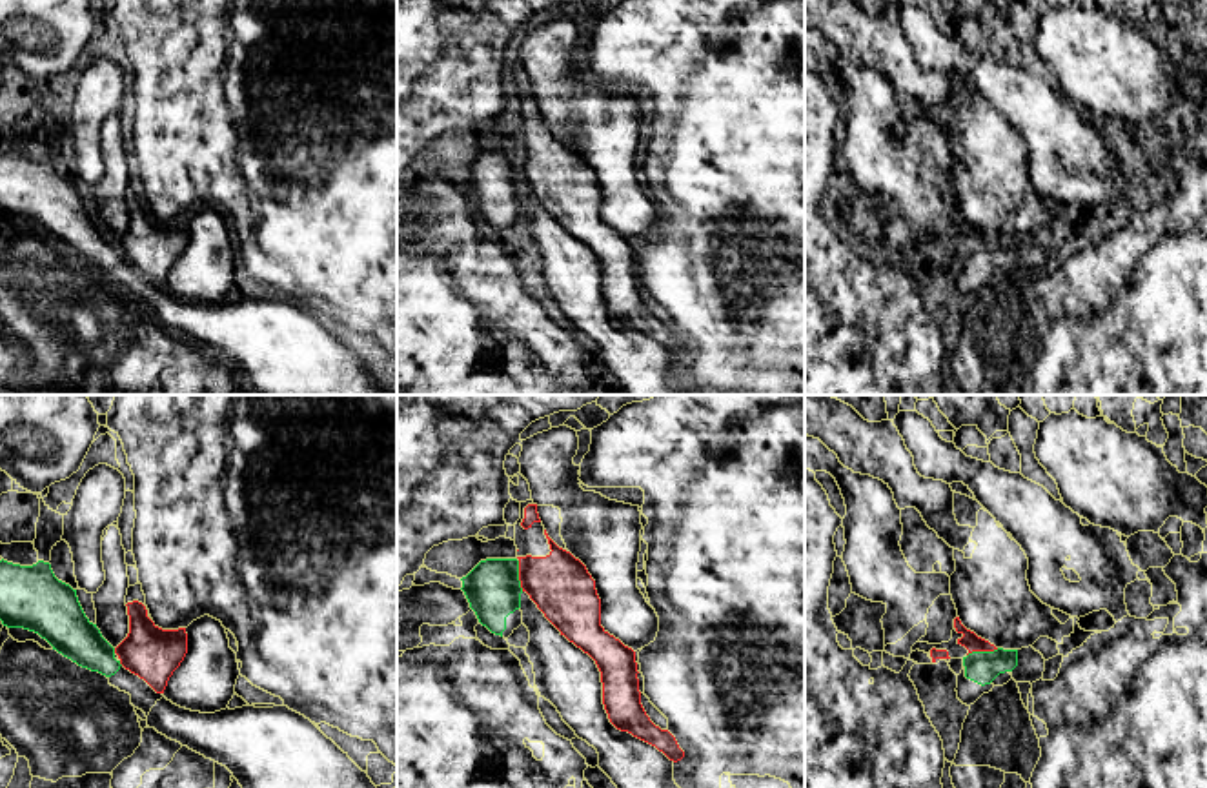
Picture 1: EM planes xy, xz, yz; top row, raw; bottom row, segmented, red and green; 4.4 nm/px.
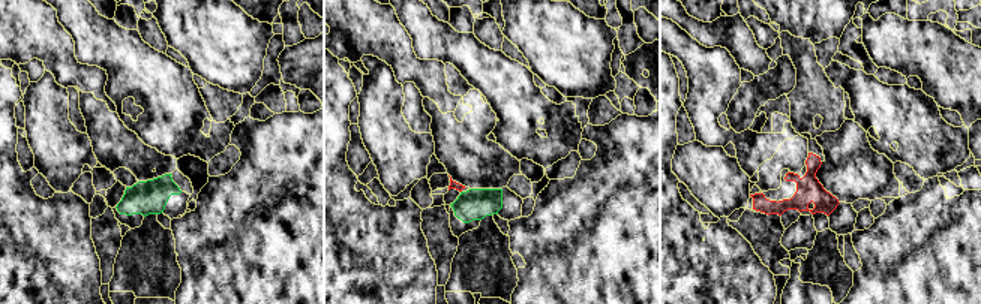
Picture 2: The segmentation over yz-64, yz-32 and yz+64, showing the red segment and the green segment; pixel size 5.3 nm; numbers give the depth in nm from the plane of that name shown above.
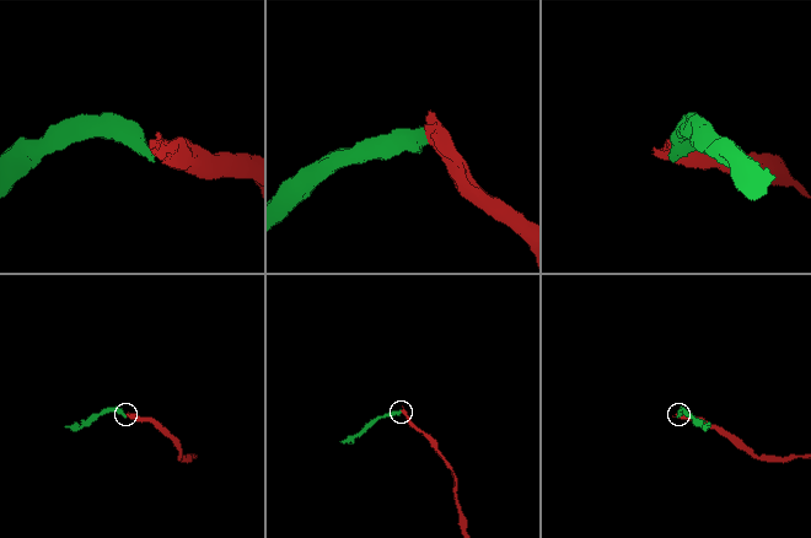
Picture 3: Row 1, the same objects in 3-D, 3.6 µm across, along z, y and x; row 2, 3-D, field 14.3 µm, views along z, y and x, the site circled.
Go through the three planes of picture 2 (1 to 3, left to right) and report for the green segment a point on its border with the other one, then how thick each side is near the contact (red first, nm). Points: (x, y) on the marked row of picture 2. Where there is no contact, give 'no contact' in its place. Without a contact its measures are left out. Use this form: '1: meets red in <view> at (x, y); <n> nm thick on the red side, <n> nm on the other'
1: no contact
2: no contact
3: no contact

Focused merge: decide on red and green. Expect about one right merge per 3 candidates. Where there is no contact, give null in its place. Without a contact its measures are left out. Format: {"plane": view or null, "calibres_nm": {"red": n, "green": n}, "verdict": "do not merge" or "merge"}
{"plane": "yz", "calibres_nm": {"red": 80, "green": 140}, "verdict": "do not merge"}

